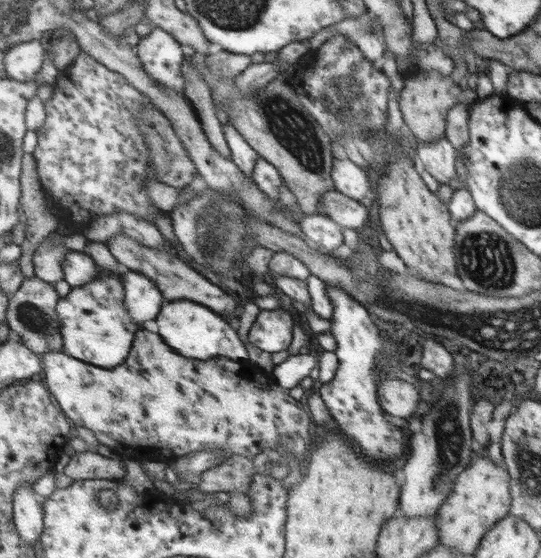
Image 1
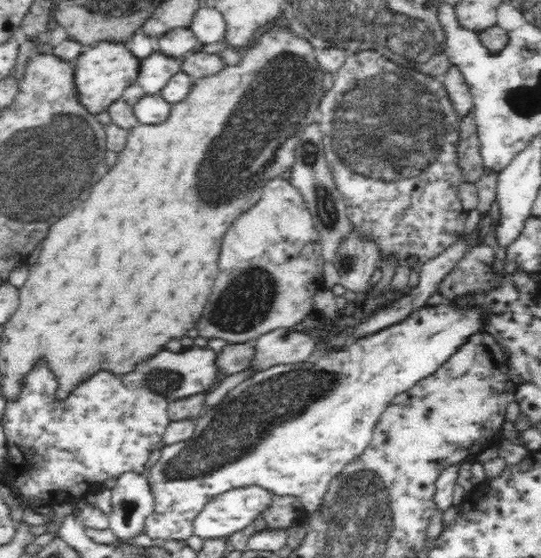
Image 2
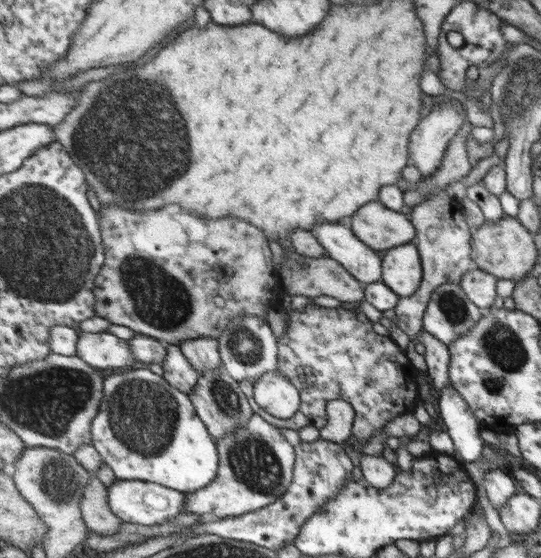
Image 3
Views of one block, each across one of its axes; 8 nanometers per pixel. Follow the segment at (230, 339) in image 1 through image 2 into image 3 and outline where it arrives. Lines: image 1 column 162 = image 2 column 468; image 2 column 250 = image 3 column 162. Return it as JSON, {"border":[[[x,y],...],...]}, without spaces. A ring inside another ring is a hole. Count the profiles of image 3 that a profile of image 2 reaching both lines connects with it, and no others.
{"border":[[[147,368],[107,376],[104,392],[105,400],[92,424],[93,446],[102,461],[113,468],[119,479],[154,482],[183,493],[204,489],[216,480],[220,469],[218,444],[197,415],[189,395],[171,386],[164,376]]]}

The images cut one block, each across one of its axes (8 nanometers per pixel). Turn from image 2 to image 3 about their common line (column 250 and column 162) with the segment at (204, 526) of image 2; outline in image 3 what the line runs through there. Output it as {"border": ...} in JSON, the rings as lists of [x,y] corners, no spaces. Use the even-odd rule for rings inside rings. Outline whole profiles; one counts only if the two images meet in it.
{"border":[[[117,479],[108,488],[111,511],[125,523],[143,526],[163,526],[165,522],[185,513],[185,493],[154,482]]]}

